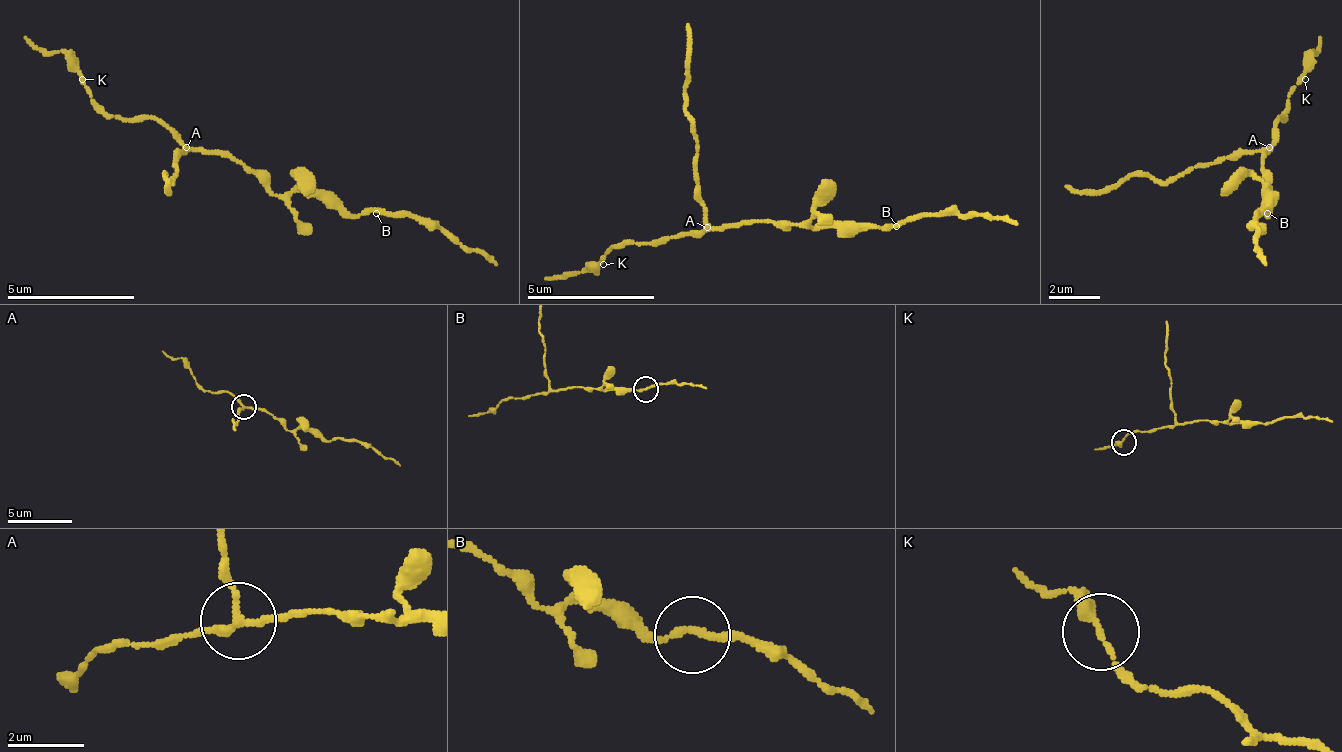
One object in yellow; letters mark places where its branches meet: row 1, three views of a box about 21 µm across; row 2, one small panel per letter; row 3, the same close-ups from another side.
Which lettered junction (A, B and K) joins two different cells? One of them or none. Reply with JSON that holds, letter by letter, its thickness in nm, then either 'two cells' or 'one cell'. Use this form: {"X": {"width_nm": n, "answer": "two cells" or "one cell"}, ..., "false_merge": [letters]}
{"A": {"width_nm": 170, "answer": "two cells"}, "B": {"width_nm": 170, "answer": "one cell"}, "K": {"width_nm": 240, "answer": "one cell"}, "false_merge": ["A"]}

